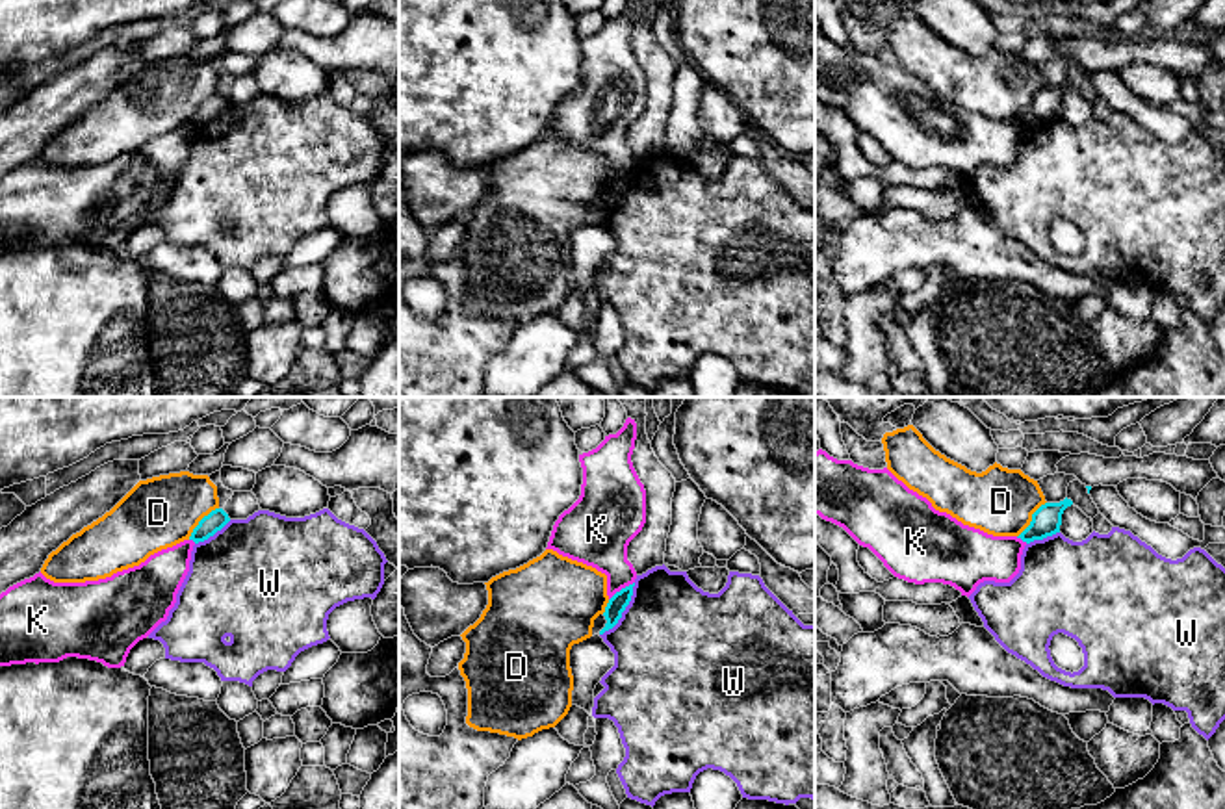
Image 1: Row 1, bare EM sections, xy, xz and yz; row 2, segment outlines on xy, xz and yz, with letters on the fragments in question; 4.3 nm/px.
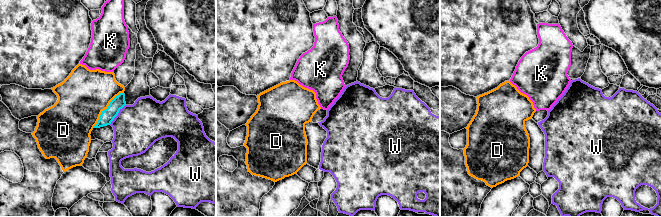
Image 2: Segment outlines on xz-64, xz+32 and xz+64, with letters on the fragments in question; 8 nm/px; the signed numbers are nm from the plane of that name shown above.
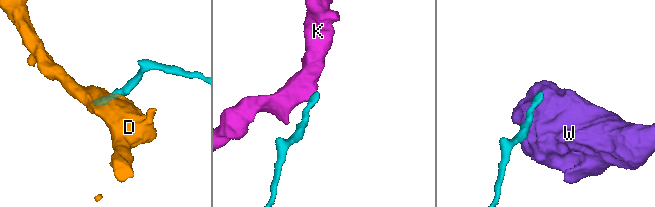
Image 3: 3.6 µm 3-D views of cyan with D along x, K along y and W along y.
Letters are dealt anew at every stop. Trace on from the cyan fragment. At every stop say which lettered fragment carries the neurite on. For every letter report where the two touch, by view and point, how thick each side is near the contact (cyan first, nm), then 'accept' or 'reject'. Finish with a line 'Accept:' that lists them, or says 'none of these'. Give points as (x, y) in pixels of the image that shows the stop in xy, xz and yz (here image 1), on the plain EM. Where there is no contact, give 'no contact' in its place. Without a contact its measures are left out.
D: meets cyan in xy at (199, 106); 90 nm thick on the cyan side, 300 nm on the other; reject
K: meets cyan in xz at (622, 173); 80 nm thick on the cyan side, 260 nm on the other; reject
W: meets cyan in xz at (624, 193); 80 nm thick on the cyan side, 500 nm on the other; reject
Accept: none of these

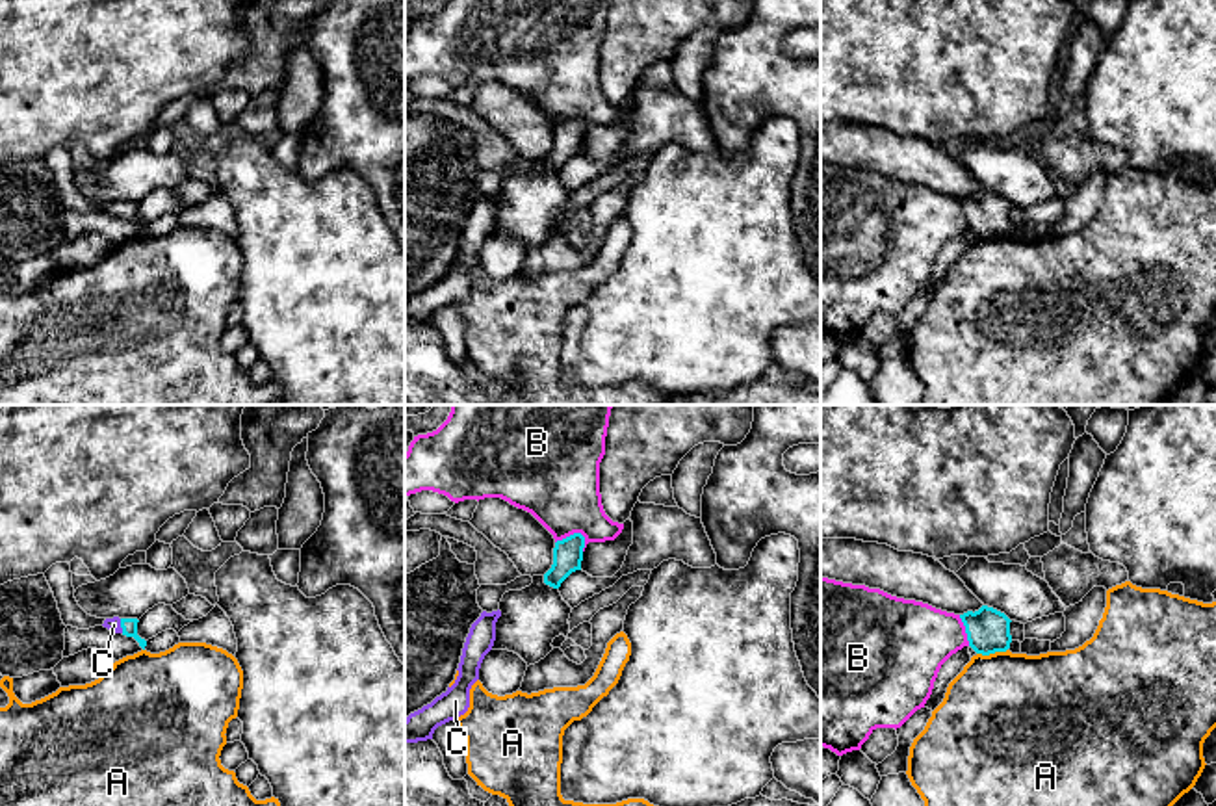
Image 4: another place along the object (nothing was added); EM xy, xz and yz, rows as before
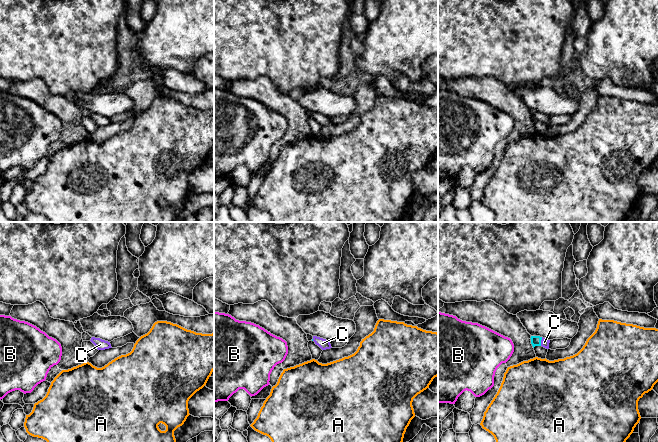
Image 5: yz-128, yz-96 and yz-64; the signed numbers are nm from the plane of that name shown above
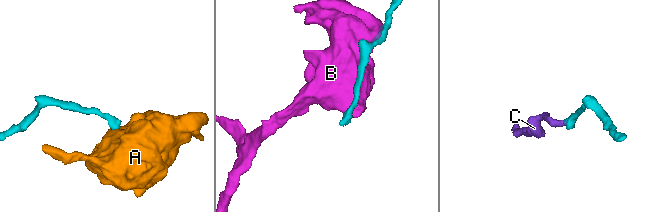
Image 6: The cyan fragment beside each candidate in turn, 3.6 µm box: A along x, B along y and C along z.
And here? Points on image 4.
A: meets cyan in yz at (992, 236); 190 nm thick on the cyan side, 480 nm on the other; reject
B: meets cyan in xz at (570, 119); 130 nm thick on the cyan side, 360 nm on the other; reject
C: meets cyan in xy at (121, 210); 70 nm thick on the cyan side, 60 nm on the other; accept
Accept: C

